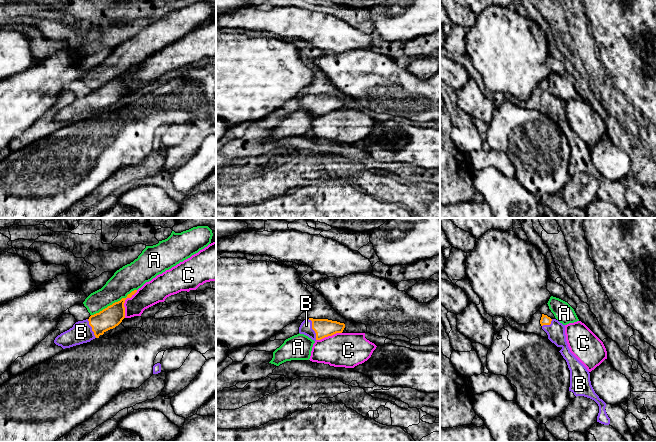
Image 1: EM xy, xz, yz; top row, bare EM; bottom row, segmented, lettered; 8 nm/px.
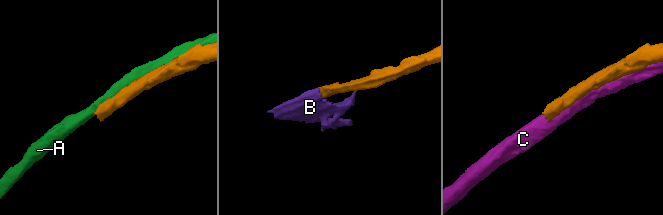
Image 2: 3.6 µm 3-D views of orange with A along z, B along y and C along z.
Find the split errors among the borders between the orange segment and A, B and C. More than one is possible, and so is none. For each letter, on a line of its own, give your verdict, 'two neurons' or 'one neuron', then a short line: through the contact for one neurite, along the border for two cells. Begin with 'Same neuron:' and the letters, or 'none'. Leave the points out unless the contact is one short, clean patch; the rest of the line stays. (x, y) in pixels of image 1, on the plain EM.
Same neuron: B
A: two neurons
B: one neuron | xz (323, 104), (312, 104), (305, 104)
C: two neurons

